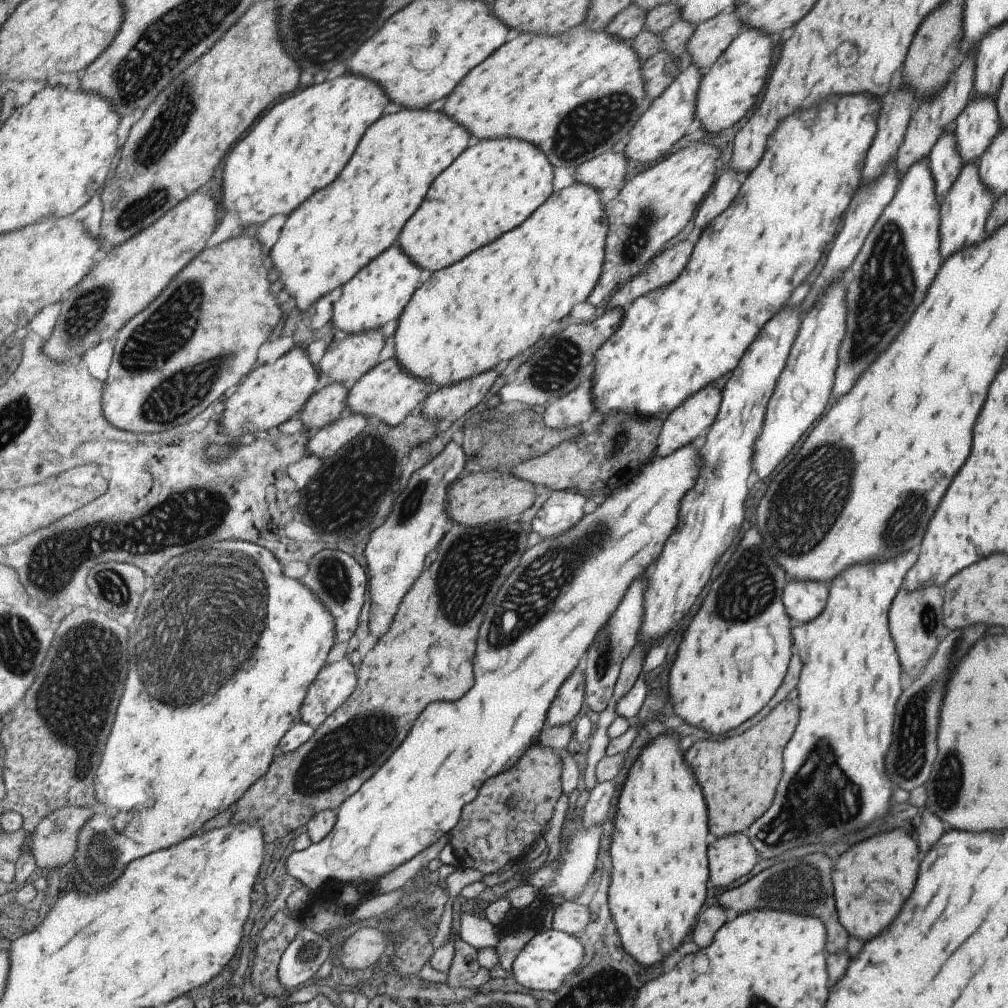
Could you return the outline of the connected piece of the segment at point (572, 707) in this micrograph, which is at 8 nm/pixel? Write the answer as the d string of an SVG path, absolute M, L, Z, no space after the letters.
M577 668L575 674L571 674L567 686L563 686L559 690L559 696L555 698L554 704L551 705L551 710L547 714L547 723L552 727L573 724L583 711L583 691L584 678L582 668Z

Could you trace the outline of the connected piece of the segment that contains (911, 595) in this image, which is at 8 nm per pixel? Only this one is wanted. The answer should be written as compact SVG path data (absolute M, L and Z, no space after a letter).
M926 586L912 591L899 587L888 612L889 634L893 638L901 668L915 676L923 664L931 658L939 641L948 633L942 623L942 590L938 586Z

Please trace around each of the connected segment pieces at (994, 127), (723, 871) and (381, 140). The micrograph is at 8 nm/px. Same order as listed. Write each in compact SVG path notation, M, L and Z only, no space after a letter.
M970 97L953 122L956 149L962 164L979 162L979 155L1000 128L996 104L991 97Z
M735 833L717 838L707 846L709 880L715 888L727 888L733 880L747 874L757 858L747 835Z
M403 108L398 113L380 118L373 126L370 126L370 129L366 132L366 136L367 138L363 138L363 146L359 146L359 150L355 152L355 158L351 158L351 166L347 166L347 170L343 170L341 176L339 176L339 180L333 182L327 190L320 190L318 193L315 193L313 197L306 200L297 210L294 210L294 212L290 214L285 226L282 226L279 240L271 249L270 258L272 259L272 266L274 267L273 273L276 274L277 280L280 279L284 284L284 289L295 298L296 305L302 313L309 312L311 306L313 306L319 298L331 294L331 292L337 290L339 286L343 288L343 286L350 280L353 280L361 270L381 257L387 249L393 247L395 240L398 240L403 229L406 228L407 222L410 221L410 218L418 212L419 207L426 201L431 185L434 184L438 176L453 165L459 156L475 142L472 134L466 128L463 128L459 123L451 120L441 109L436 112L427 112L425 109Z

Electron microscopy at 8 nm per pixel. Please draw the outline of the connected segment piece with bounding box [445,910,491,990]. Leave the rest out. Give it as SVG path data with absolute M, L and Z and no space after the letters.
M459 910L454 911L451 923L451 930L456 931L456 953L453 964L447 973L446 984L449 987L458 989L467 987L468 989L478 989L491 980L491 972L484 968L477 960L477 949L469 942L461 938L462 918Z

